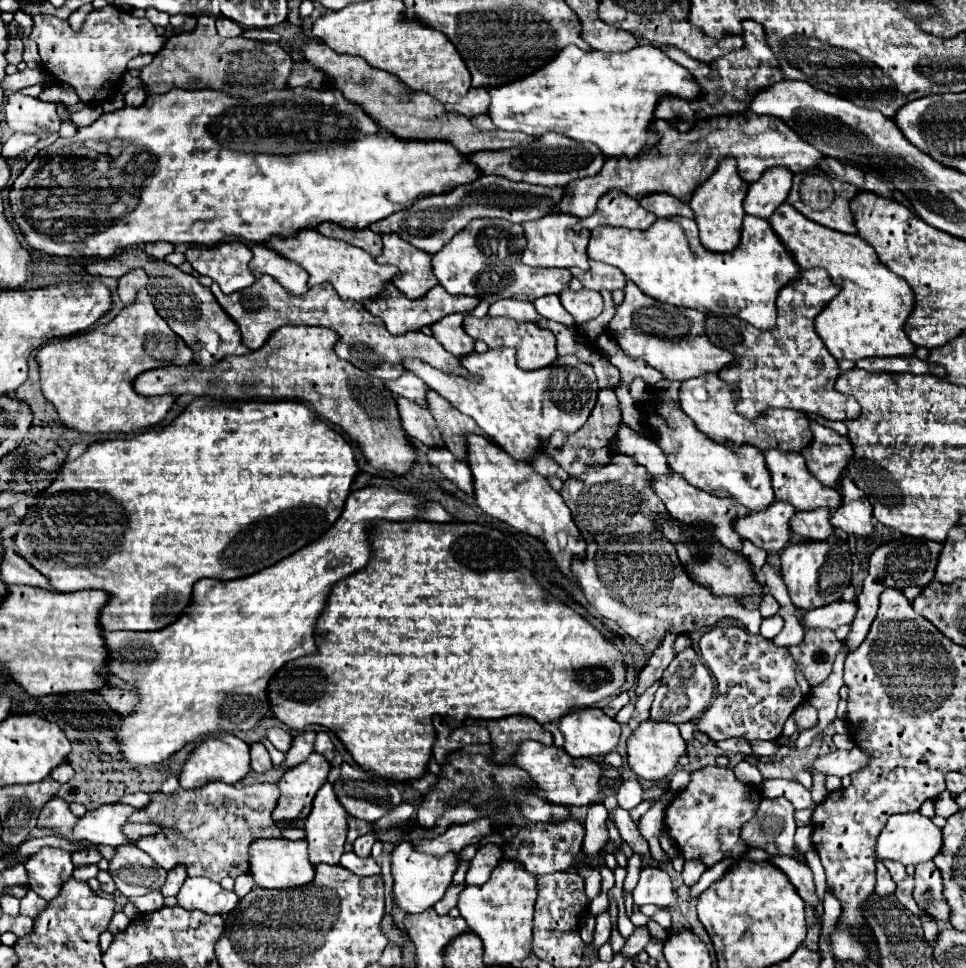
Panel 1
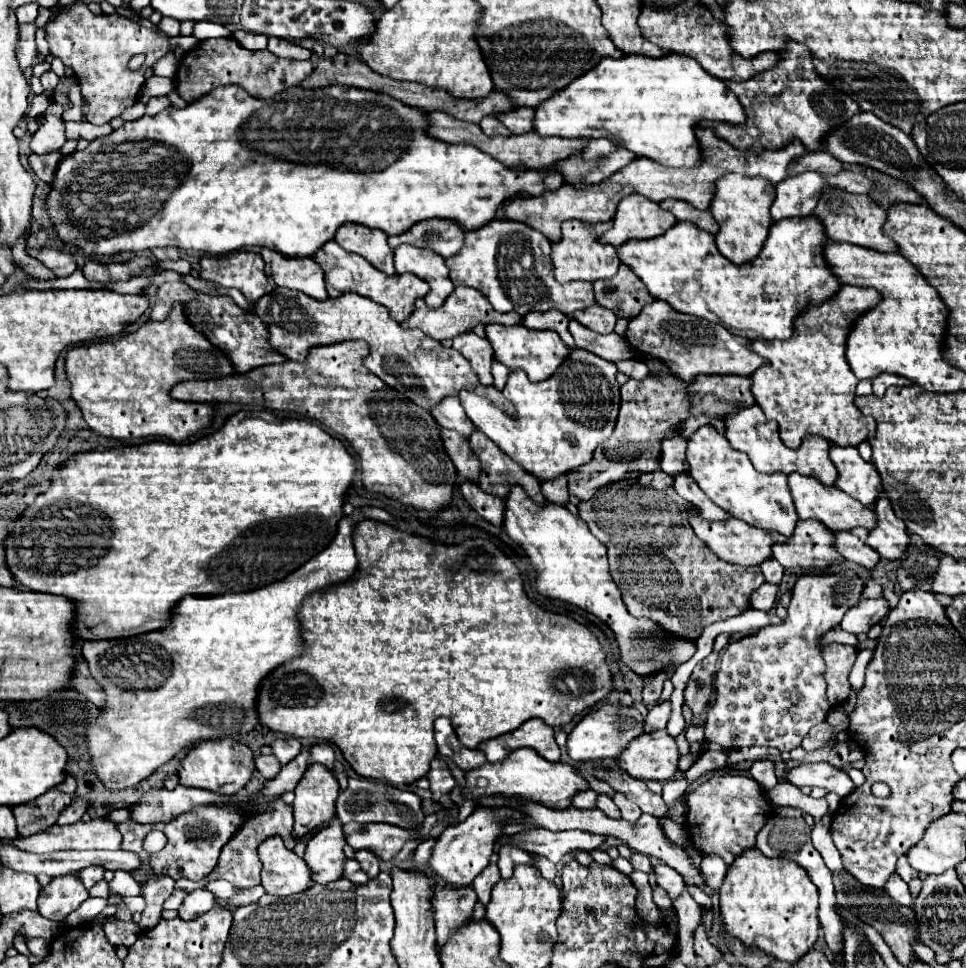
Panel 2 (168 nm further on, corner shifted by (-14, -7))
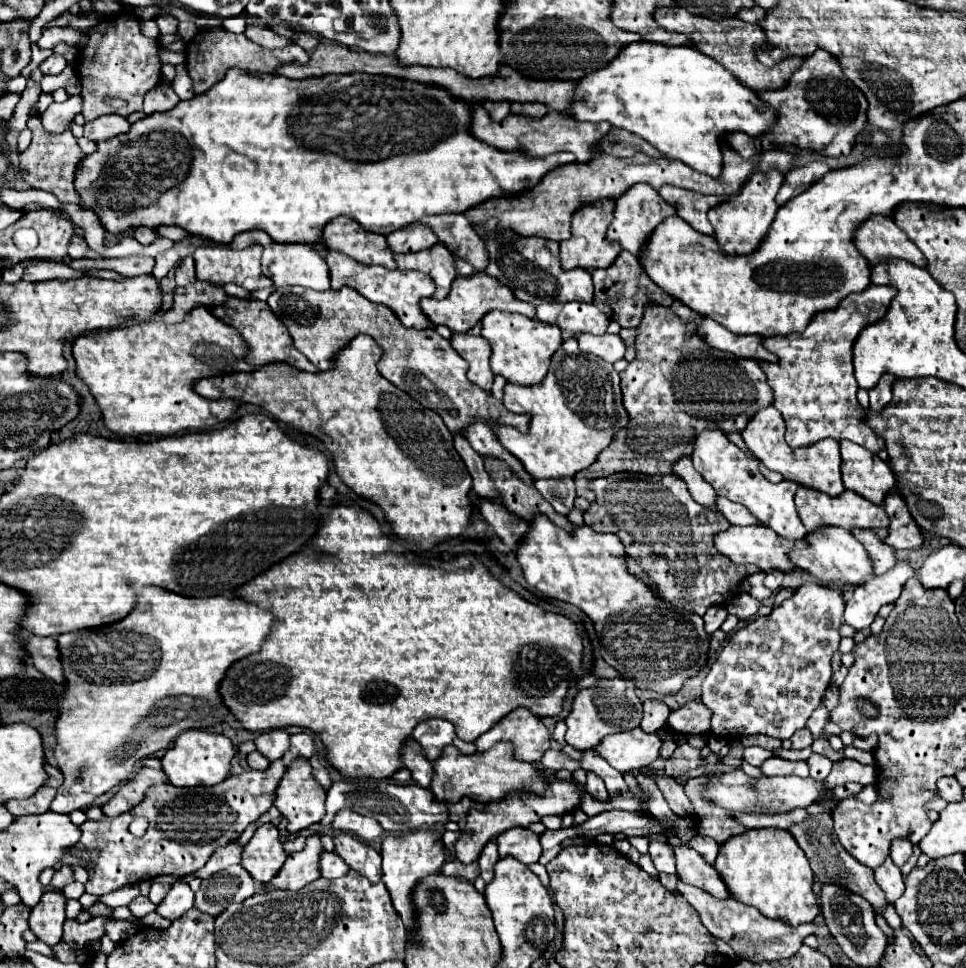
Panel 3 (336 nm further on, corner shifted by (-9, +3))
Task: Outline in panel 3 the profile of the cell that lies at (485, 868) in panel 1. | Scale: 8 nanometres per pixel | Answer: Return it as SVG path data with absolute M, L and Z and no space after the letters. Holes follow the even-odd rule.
M511 828L505 834L497 836L497 846L499 846L499 856L513 856L521 860L523 864L535 864L543 852L539 844L539 836L533 834L527 828Z

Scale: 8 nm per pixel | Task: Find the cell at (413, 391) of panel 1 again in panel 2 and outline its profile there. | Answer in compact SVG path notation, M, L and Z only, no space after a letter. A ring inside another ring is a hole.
M446 396L442 402L438 402L430 414L434 416L434 420L444 426L444 428L450 428L450 430L456 430L460 432L464 438L470 436L470 432L474 430L474 424L468 420L464 408L460 406L458 398L456 396Z

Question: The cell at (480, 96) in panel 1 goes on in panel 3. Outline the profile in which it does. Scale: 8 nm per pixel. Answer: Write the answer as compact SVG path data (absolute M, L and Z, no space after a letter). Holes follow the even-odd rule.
M519 102L519 104L511 104L511 112L515 114L529 114L529 116L545 116L547 114L547 106L539 104L539 102Z

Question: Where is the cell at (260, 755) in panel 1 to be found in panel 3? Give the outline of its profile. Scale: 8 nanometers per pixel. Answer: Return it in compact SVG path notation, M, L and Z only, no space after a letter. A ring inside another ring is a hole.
M251 752L251 754L247 756L247 764L249 764L251 770L265 770L265 768L269 766L269 760L267 760L265 756L257 754L257 752Z

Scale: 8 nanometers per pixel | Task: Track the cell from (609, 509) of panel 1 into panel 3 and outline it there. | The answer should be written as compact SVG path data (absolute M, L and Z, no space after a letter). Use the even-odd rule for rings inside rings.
M663 476L663 480L607 480L607 492L599 494L597 502L591 504L589 512L585 512L585 524L595 532L619 536L629 554L629 572L645 578L645 582L649 582L657 594L669 602L677 602L677 608L687 608L697 614L705 614L705 610L713 604L729 604L737 596L741 580L757 572L757 566L737 566L717 552L713 536L727 530L731 524L719 512L697 504L679 476Z

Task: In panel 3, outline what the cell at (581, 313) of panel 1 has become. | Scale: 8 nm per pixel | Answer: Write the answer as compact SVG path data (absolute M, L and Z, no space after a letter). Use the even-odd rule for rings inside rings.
M567 302L563 310L559 312L555 324L561 328L563 338L567 340L585 332L595 334L595 336L605 334L609 326L609 318L601 310L597 310L597 306L593 304Z

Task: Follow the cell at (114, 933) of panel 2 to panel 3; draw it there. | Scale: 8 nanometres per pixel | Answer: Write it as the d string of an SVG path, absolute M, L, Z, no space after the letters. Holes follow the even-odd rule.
M91 918L85 924L79 924L77 920L67 920L65 922L65 932L63 932L63 940L71 946L71 948L81 948L91 940L97 940L103 936L103 924L107 922L107 918Z

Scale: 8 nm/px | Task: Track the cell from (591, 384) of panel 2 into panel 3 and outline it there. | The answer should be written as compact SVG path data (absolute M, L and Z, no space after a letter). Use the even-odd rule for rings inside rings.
M569 338L553 354L549 372L541 384L517 386L507 384L507 410L515 414L529 414L529 434L521 434L511 426L495 426L501 444L521 460L525 470L537 478L573 478L577 472L589 468L601 450L605 450L615 434L629 424L629 414L623 406L619 388L619 374L613 364L601 362L589 354L581 354L577 338Z

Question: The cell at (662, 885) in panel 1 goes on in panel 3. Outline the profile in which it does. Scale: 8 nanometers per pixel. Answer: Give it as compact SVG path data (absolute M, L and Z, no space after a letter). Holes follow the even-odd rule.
M651 840L649 842L649 854L659 872L675 874L675 856L673 856L673 846L665 840Z

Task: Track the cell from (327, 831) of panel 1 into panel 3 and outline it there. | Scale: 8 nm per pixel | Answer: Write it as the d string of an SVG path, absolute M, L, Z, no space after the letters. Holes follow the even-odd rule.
M309 836L305 850L287 856L283 868L277 872L277 878L271 878L263 884L265 890L301 890L319 878L319 856L323 848L319 836Z

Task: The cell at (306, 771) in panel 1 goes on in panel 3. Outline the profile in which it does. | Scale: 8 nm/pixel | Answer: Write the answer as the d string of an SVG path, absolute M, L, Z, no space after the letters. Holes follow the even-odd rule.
M297 758L287 766L273 806L287 820L289 832L305 830L325 816L325 790L313 778L307 760Z

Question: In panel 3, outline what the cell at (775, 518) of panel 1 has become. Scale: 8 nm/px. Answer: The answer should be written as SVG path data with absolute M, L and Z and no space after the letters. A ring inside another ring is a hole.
M831 526L829 530L821 530L821 534L807 534L805 540L809 542L809 548L793 552L793 562L797 564L797 568L815 576L825 586L831 584L859 586L867 580L867 576L873 574L873 560L869 558L867 550L847 530Z

